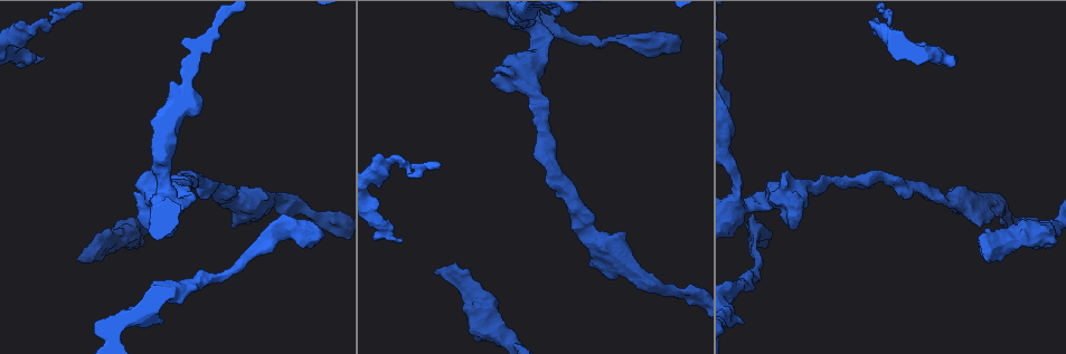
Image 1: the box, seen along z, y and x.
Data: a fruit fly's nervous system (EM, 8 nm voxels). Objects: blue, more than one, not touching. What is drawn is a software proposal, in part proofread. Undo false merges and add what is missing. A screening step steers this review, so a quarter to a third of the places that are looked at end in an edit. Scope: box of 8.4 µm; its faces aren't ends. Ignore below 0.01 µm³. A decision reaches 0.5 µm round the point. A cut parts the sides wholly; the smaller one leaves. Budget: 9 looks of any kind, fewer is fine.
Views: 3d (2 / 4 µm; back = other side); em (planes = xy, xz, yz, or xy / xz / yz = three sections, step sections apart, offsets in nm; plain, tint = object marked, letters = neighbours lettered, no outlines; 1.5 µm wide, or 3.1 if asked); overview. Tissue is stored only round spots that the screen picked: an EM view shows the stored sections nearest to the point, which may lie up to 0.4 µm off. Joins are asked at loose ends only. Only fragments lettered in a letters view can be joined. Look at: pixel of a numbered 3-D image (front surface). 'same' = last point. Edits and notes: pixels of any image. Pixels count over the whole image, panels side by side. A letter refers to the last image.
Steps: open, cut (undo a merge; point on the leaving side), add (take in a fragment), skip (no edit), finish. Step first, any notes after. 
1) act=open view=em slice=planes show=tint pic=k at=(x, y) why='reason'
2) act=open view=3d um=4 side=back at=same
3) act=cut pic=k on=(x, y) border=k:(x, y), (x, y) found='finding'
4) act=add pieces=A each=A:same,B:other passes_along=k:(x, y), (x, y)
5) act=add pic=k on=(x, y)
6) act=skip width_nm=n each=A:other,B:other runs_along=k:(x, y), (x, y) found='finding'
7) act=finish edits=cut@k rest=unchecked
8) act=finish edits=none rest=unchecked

act=open view=em slice=planes show=tint pic=1 at=(980, 226) why='thick end'

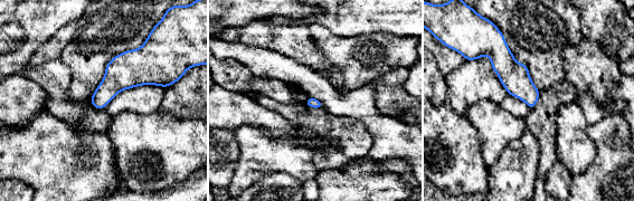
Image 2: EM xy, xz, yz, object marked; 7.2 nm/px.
act=open view=em slice=planes show=letters at=same why='see the neighbours'

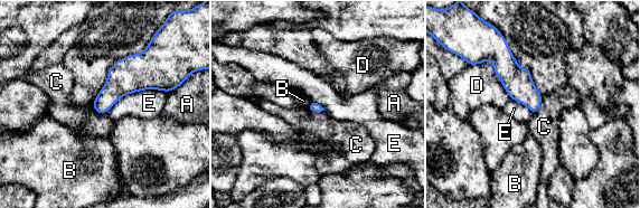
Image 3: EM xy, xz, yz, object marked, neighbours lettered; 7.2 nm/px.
act=skip each=A:other,B:other,C:other,D:other,E:other border=3:(306, 107), (325, 113) found='none of them fits'

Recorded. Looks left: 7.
act=open view=3d um=2 pic=1 at=(553, 36) why='thick end'

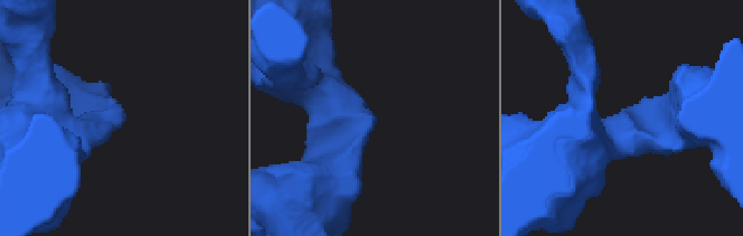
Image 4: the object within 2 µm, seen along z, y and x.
act=open view=em slice=planes show=letters pic=4 at=(119, 125) why='now the EM'

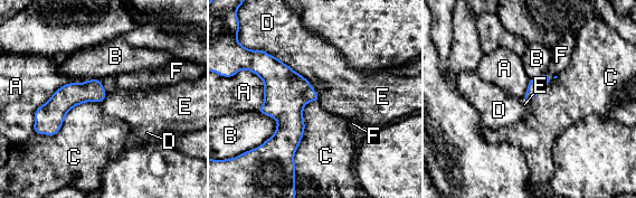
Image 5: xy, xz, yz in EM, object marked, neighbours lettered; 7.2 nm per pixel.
act=skip each=A:other,B:other,C:other,D:other,E:other,F:other found='none of them fits'

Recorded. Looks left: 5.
act=open view=3d um=2 pic=1 at=(160, 323) why='free end'

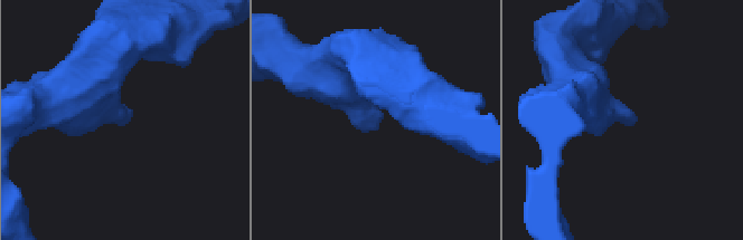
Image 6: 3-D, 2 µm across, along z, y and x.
act=open view=em slice=planes show=letters pic=6 at=(127, 120)

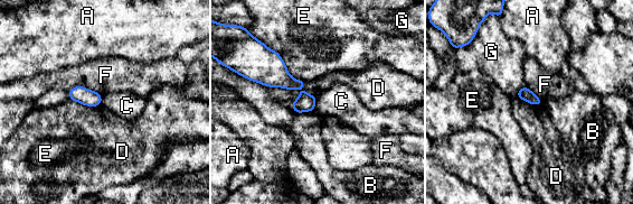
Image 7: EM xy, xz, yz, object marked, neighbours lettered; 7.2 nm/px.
act=skip each=A:other,B:other,C:other,D:other,E:other,F:other,G:other border=7:(317, 98), (313, 110) found='none of them fits'

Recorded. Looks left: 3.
act=open view=em slice=xy step=4 show=tint pic=1 at=(988, 259) why='branch stops here'

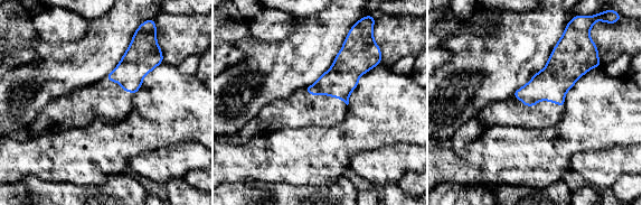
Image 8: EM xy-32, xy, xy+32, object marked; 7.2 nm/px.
act=open view=em slice=planes show=tint at=same why='another direction'

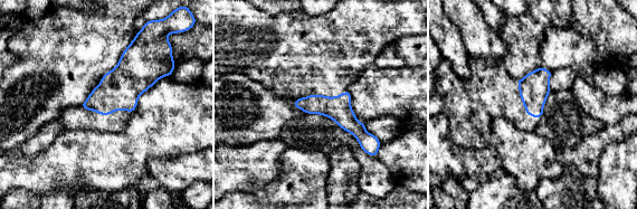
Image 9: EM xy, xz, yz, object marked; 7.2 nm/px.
act=open view=em slice=planes show=letters at=same

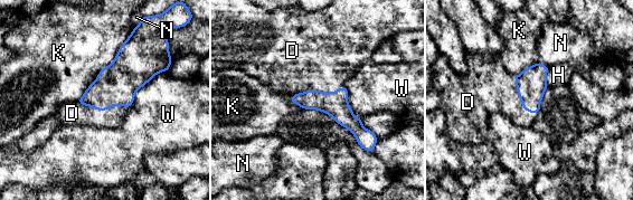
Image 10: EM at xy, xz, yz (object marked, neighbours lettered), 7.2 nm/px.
act=add pieces=D longest_contact=K:650nm each=D:same,H:other,K:other,N:other,W:other found='it goes on there'

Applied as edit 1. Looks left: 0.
act=finish edits=add@10 rest=unchecked

